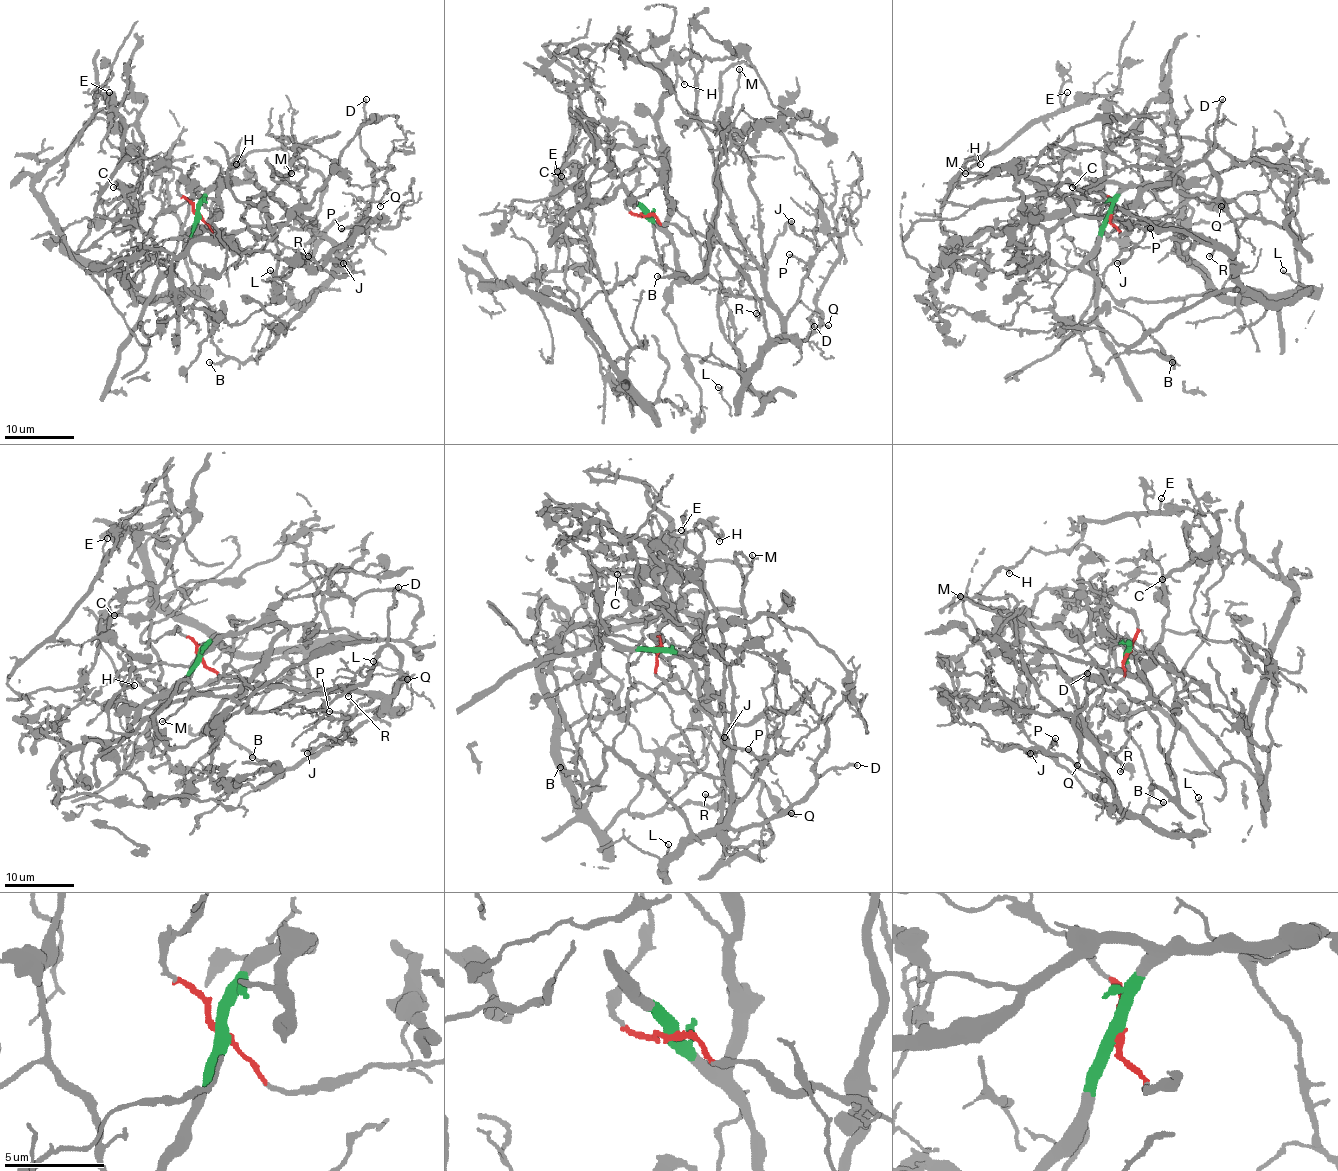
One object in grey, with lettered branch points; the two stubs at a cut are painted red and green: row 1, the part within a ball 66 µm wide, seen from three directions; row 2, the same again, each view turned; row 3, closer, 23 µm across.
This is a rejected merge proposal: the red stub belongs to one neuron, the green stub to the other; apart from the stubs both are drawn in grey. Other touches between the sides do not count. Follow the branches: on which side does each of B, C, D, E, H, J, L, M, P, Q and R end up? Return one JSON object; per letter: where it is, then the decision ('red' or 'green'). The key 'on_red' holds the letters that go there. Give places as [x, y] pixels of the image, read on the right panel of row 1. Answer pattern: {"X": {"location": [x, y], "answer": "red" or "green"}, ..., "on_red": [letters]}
{"B": {"location": [1172, 362], "answer": "red"}, "C": {"location": [1072, 187], "answer": "green"}, "D": {"location": [1222, 99], "answer": "red"}, "E": {"location": [1067, 92], "answer": "green"}, "H": {"location": [980, 164], "answer": "red"}, "J": {"location": [1117, 263], "answer": "red"}, "L": {"location": [1283, 270], "answer": "red"}, "M": {"location": [965, 173], "answer": "red"}, "P": {"location": [1150, 228], "answer": "red"}, "Q": {"location": [1221, 206], "answer": "red"}, "R": {"location": [1209, 256], "answer": "red"}, "on_red": ["B", "D", "H", "J", "L", "M", "P", "Q", "R"]}

